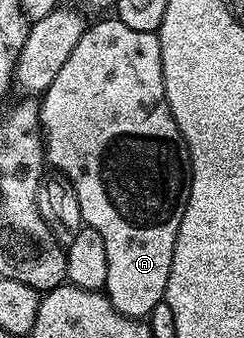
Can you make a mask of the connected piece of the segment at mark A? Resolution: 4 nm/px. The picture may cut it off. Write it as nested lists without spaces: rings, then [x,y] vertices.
[[[105,16],[102,22],[88,27],[79,44],[75,44],[75,52],[71,52],[67,64],[59,68],[59,76],[51,80],[51,84],[40,95],[41,133],[45,140],[45,161],[54,171],[66,174],[75,188],[79,200],[81,220],[84,225],[95,228],[99,236],[103,236],[103,245],[107,247],[107,284],[103,293],[111,300],[111,304],[128,318],[148,319],[155,304],[162,302],[167,288],[167,280],[171,276],[171,260],[175,252],[175,240],[179,236],[179,224],[183,220],[183,212],[187,208],[187,200],[191,192],[193,169],[189,163],[189,149],[183,140],[183,132],[179,132],[179,124],[175,124],[175,116],[171,116],[171,108],[167,104],[165,85],[163,84],[163,60],[161,59],[161,40],[154,32],[135,32],[135,28],[127,28],[115,16]]]

